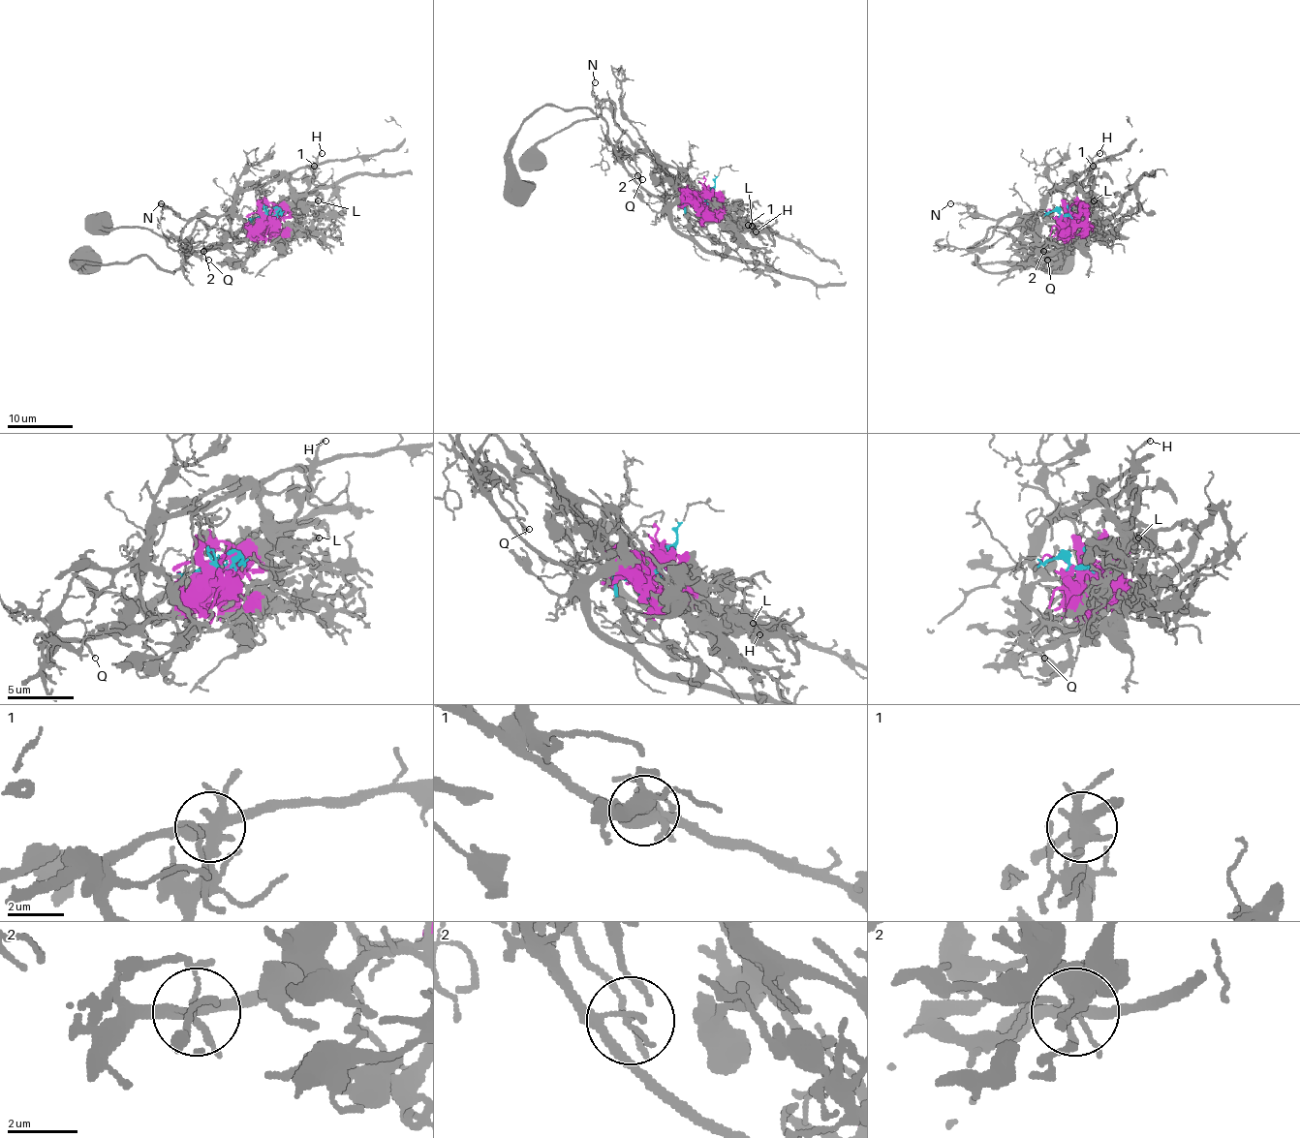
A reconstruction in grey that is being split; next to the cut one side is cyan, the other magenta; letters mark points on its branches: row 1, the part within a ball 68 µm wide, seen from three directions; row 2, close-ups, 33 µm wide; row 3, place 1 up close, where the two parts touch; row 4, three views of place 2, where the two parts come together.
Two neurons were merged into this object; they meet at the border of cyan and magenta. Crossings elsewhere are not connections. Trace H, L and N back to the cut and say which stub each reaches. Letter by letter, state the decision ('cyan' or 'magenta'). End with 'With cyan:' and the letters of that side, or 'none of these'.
H: magenta
L: magenta
N: cyan
With cyan: N

